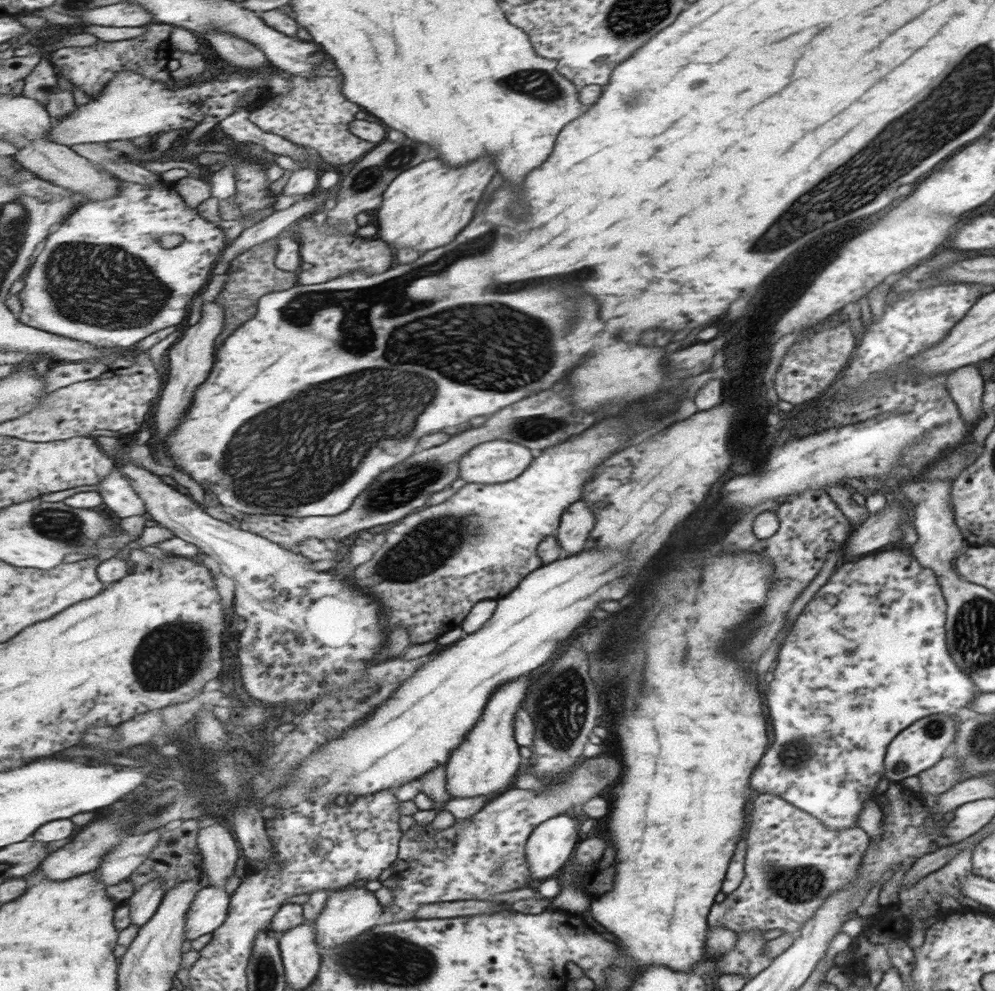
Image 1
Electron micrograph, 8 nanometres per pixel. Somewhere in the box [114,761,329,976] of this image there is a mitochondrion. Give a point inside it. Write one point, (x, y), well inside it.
(156, 810)

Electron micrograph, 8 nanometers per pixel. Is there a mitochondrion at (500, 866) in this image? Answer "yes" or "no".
yes

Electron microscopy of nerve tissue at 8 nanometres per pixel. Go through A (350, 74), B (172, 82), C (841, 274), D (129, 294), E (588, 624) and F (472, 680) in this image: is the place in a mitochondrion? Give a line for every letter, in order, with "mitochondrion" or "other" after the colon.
A: other
B: other
C: other
D: mitochondrion
E: other
F: other

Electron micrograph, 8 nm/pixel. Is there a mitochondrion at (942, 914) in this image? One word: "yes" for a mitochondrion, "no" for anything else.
no

